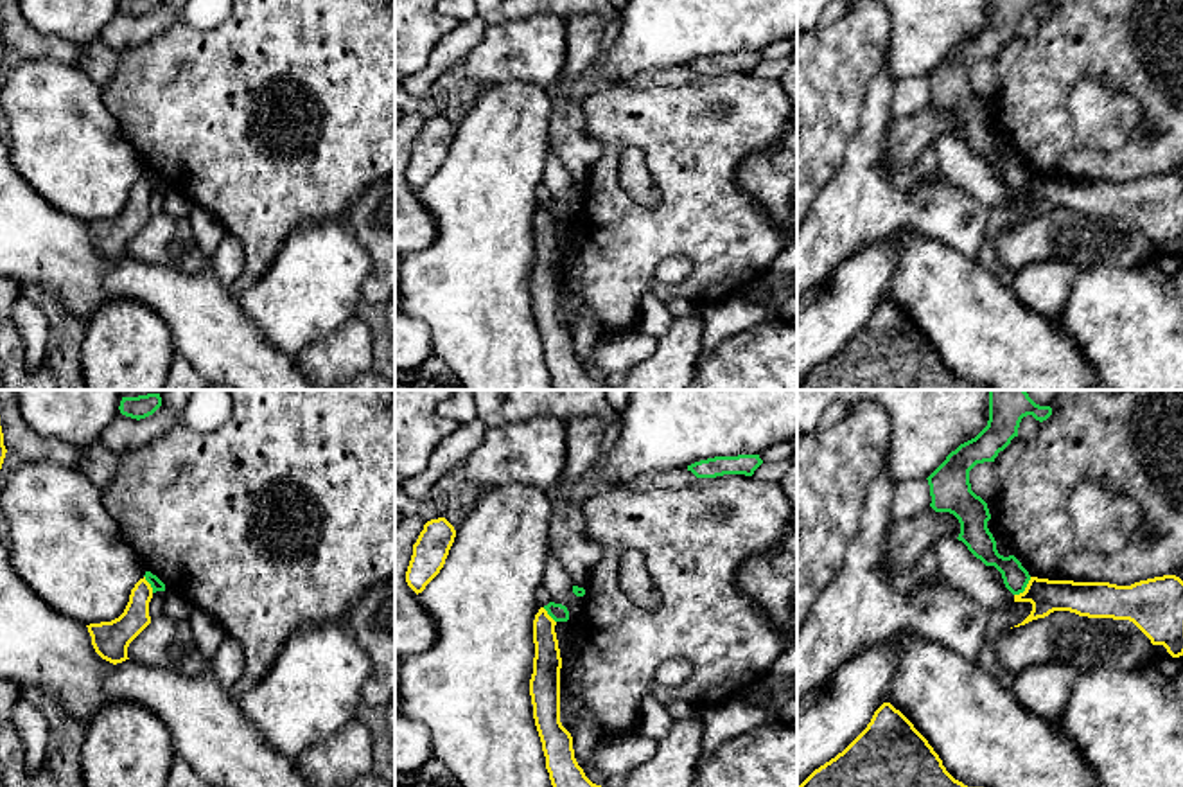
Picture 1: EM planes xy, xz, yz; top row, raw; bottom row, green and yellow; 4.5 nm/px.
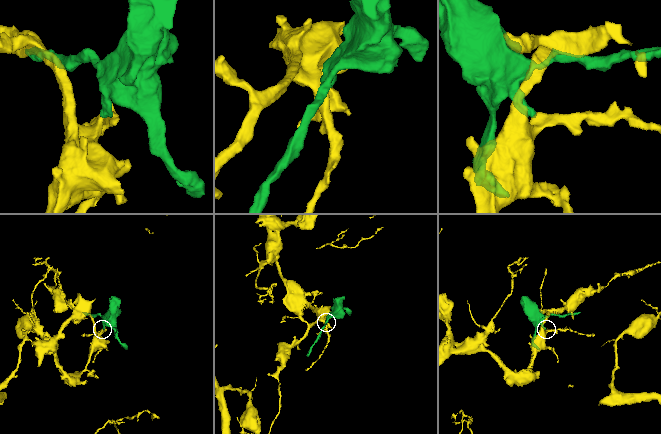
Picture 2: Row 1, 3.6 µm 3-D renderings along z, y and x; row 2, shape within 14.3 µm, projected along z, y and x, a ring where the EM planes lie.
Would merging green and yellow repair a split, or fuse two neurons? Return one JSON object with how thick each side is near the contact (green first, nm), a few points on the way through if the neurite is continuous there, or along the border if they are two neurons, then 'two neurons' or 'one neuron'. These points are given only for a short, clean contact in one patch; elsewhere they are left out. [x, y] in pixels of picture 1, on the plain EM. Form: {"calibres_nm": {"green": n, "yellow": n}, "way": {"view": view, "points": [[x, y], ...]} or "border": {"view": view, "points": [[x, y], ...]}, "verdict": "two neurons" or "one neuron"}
{"calibres_nm": {"green": 110, "yellow": 150}, "border": {"view": "yz", "points": [[1031, 175], [1027, 184], [1015, 193]]}, "verdict": "two neurons"}

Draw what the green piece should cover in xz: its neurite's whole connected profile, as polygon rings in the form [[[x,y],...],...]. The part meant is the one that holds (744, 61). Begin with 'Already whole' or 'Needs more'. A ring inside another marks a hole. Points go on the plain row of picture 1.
Already whole. [[[759,52],[714,54],[688,63],[688,68],[697,75],[716,75],[723,72],[752,74],[761,61]]]

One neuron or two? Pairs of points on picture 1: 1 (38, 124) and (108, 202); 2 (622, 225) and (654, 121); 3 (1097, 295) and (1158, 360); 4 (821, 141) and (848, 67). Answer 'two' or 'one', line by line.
1: one
2: one
3: one
4: one

